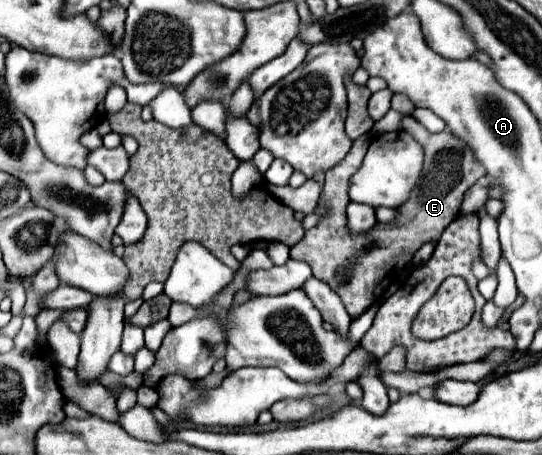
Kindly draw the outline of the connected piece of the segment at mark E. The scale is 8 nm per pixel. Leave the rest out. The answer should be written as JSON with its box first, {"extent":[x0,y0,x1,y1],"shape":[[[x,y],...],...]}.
{"extent":[290,116,486,318],"shape":[[[406,116],[402,126],[424,146],[426,160],[418,184],[420,192],[412,192],[410,200],[400,206],[400,220],[396,220],[396,224],[376,224],[376,228],[364,236],[348,236],[348,230],[344,228],[346,207],[350,202],[349,179],[360,168],[370,143],[368,134],[365,134],[353,141],[350,152],[340,164],[326,172],[326,184],[320,196],[320,202],[328,206],[326,218],[322,218],[318,226],[310,228],[304,238],[290,248],[290,258],[310,264],[314,278],[326,282],[342,298],[342,304],[352,318],[358,318],[376,298],[384,294],[392,280],[392,272],[398,268],[398,256],[406,256],[408,264],[422,244],[440,240],[444,228],[460,216],[464,192],[486,174],[486,168],[474,158],[470,146],[450,130],[432,134],[414,116]]]}

